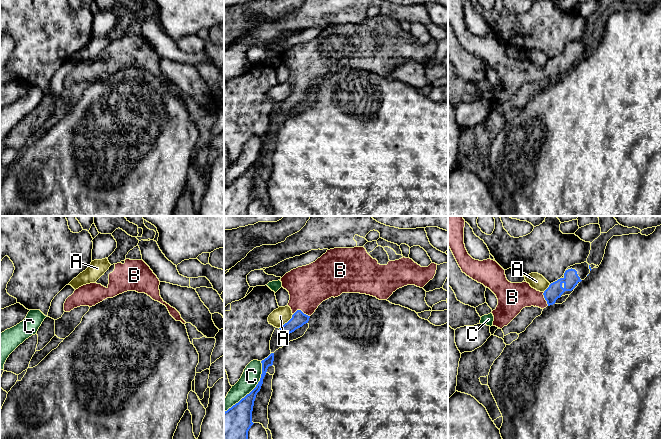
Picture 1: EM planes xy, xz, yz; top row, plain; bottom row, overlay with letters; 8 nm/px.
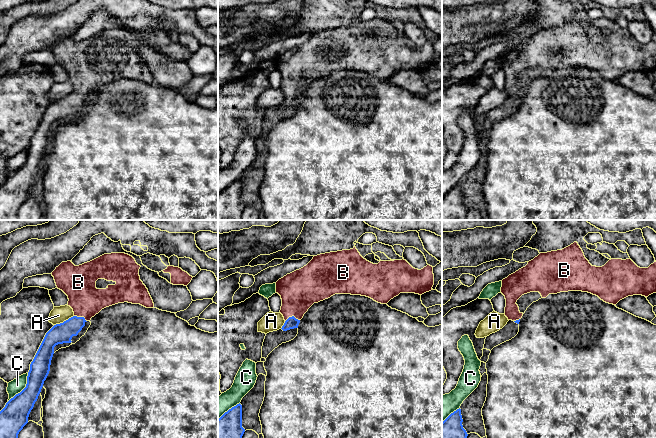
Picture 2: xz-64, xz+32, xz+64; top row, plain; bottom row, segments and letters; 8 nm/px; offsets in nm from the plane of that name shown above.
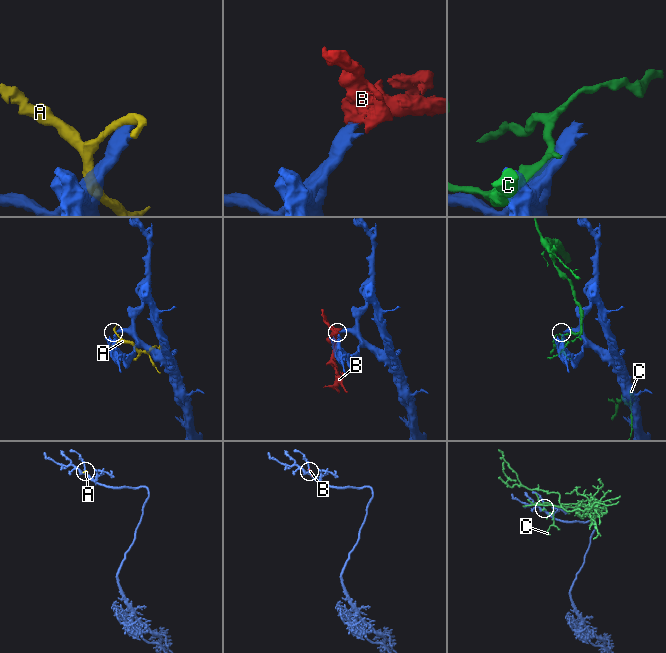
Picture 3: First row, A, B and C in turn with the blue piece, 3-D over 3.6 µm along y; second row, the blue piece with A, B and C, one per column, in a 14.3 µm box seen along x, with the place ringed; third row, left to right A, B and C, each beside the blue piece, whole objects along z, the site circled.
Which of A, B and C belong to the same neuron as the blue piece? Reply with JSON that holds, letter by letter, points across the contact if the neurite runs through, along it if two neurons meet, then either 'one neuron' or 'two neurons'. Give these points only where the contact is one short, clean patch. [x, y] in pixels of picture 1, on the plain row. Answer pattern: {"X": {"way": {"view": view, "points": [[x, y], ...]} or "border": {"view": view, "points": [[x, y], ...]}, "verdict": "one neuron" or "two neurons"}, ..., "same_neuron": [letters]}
{"A": {"border": {"view": "xz", "points": [[293, 90], [279, 104]]}, "verdict": "two neurons"}, "B": {"way": {"view": "xz", "points": [[298, 95], [300, 93], [300, 86], [303, 82], [308, 62]]}, "verdict": "one neuron"}, "C": {"verdict": "two neurons"}, "same_neuron": ["B"]}

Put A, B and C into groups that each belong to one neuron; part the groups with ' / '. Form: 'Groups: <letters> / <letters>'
Groups: A / B / C

